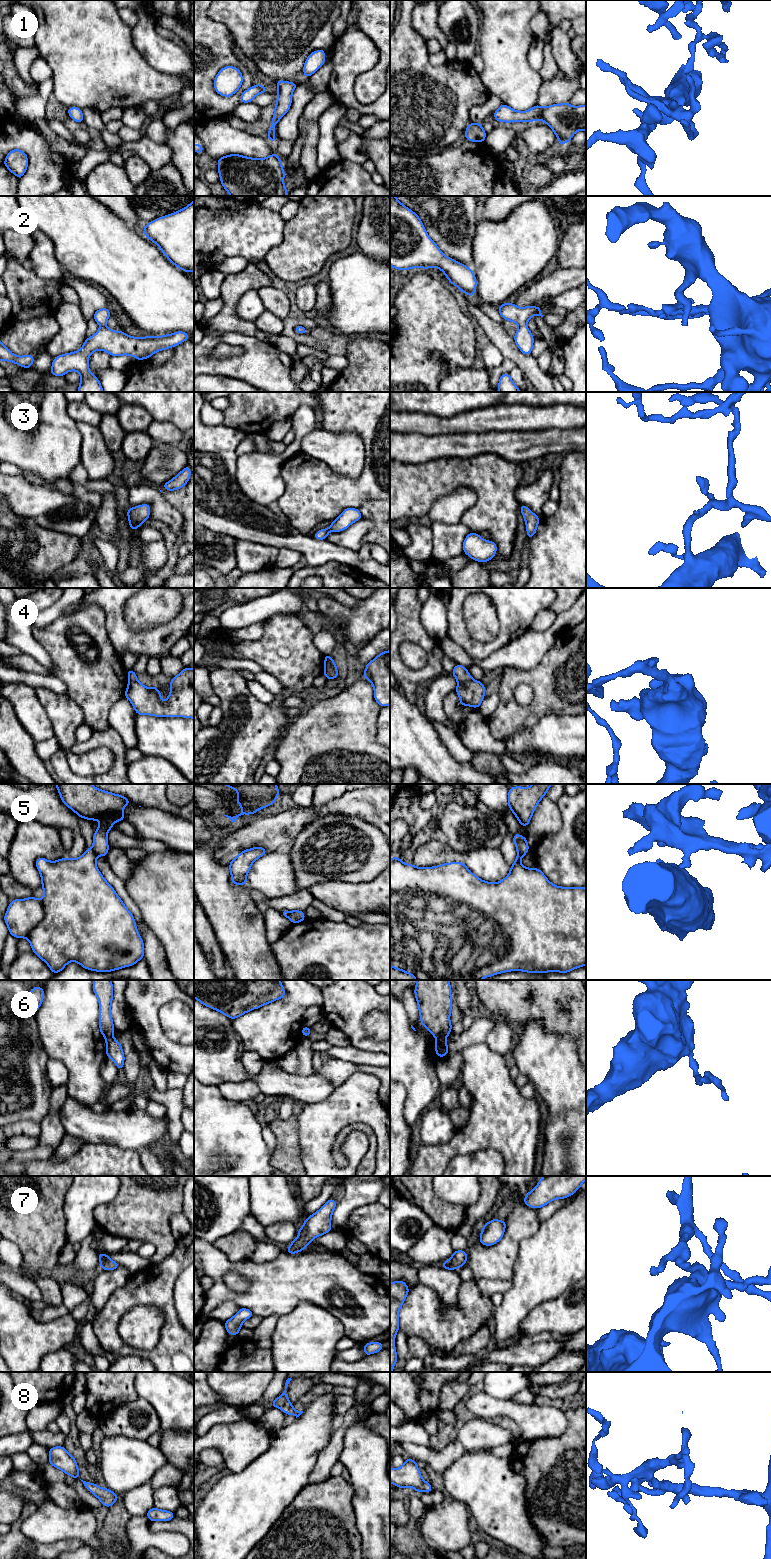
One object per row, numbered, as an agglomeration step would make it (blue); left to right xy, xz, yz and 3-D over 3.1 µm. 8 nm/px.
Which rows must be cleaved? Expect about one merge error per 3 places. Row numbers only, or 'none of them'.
4, 5, 6

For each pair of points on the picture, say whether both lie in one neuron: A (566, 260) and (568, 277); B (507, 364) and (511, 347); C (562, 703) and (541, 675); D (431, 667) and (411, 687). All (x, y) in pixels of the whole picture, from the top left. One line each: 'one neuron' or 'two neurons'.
A: two neurons
B: two neurons
C: one neuron
D: one neuron

